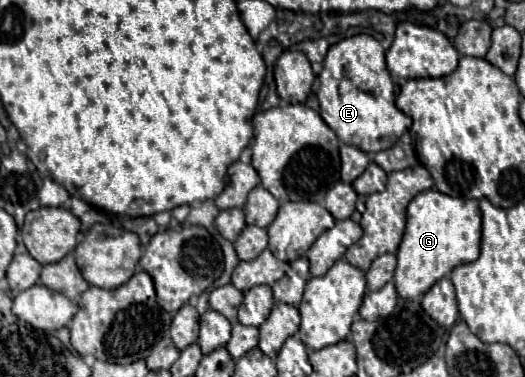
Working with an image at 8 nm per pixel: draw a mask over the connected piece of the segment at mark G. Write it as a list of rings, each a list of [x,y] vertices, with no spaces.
[[[424,190],[408,204],[406,232],[398,248],[398,266],[394,284],[398,296],[412,300],[428,292],[440,278],[450,274],[452,268],[474,262],[480,256],[482,214],[478,200],[452,198],[438,190]]]

